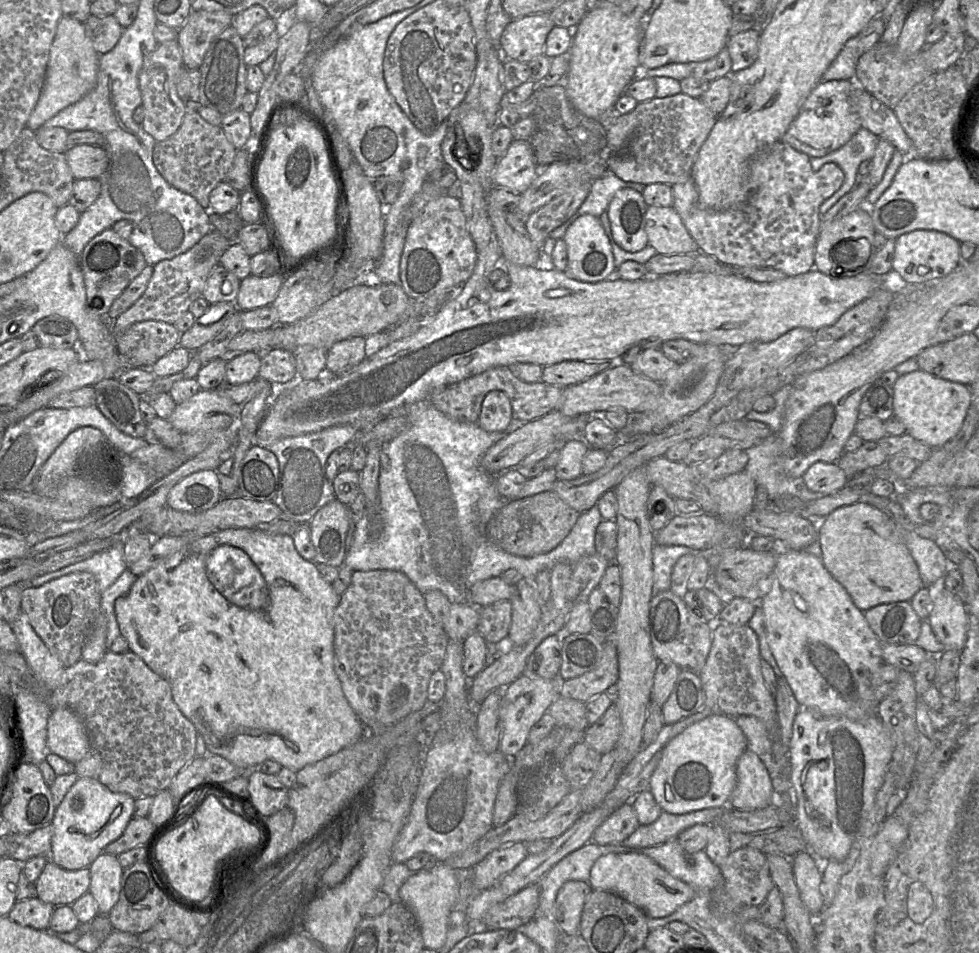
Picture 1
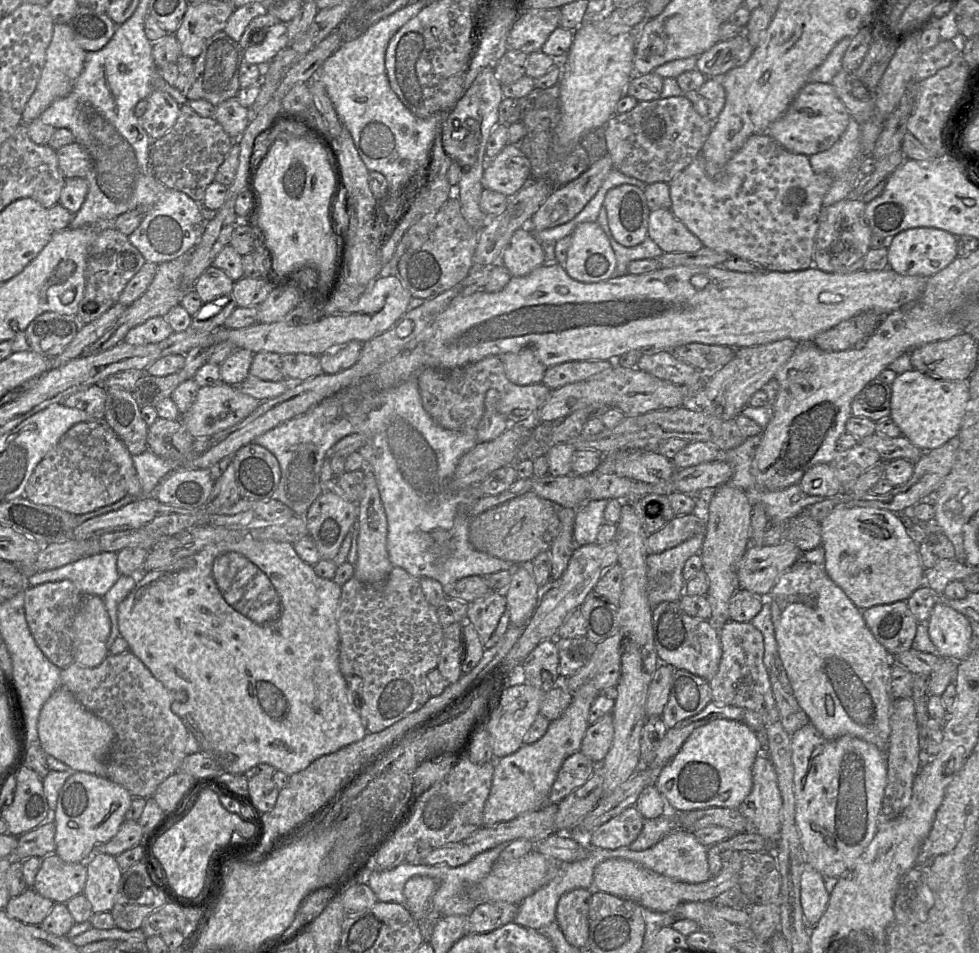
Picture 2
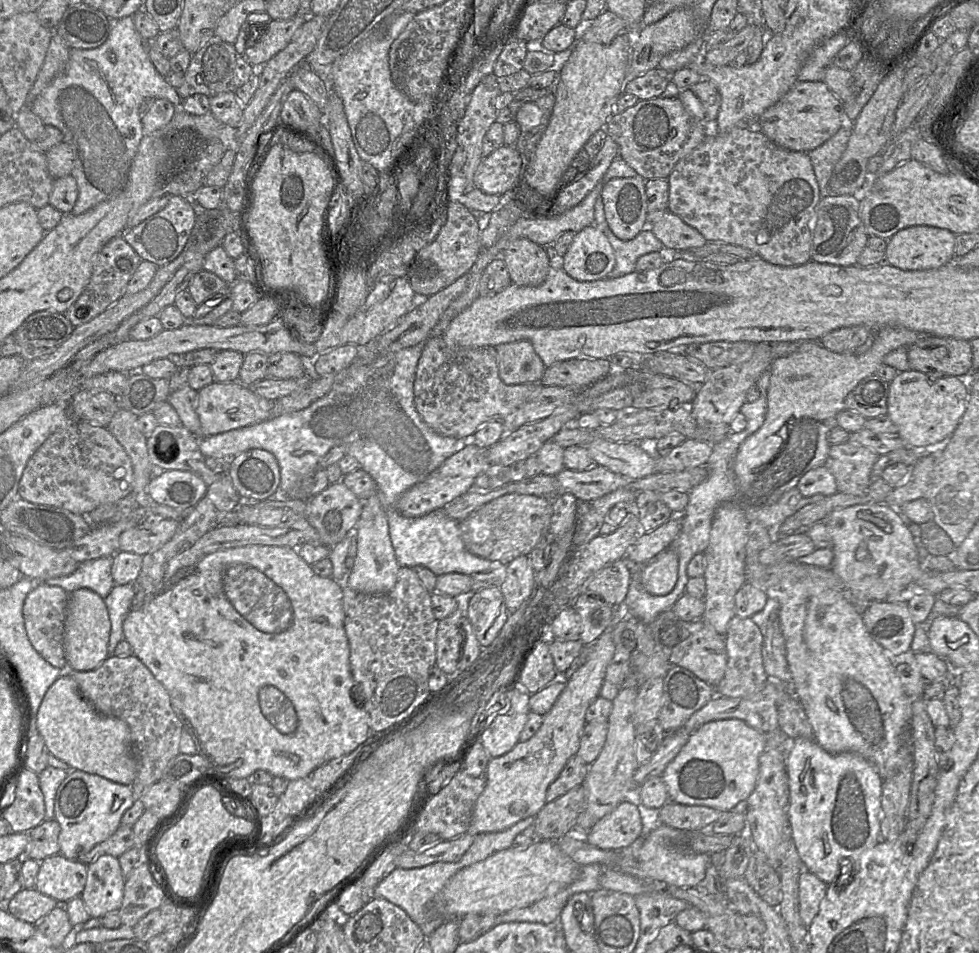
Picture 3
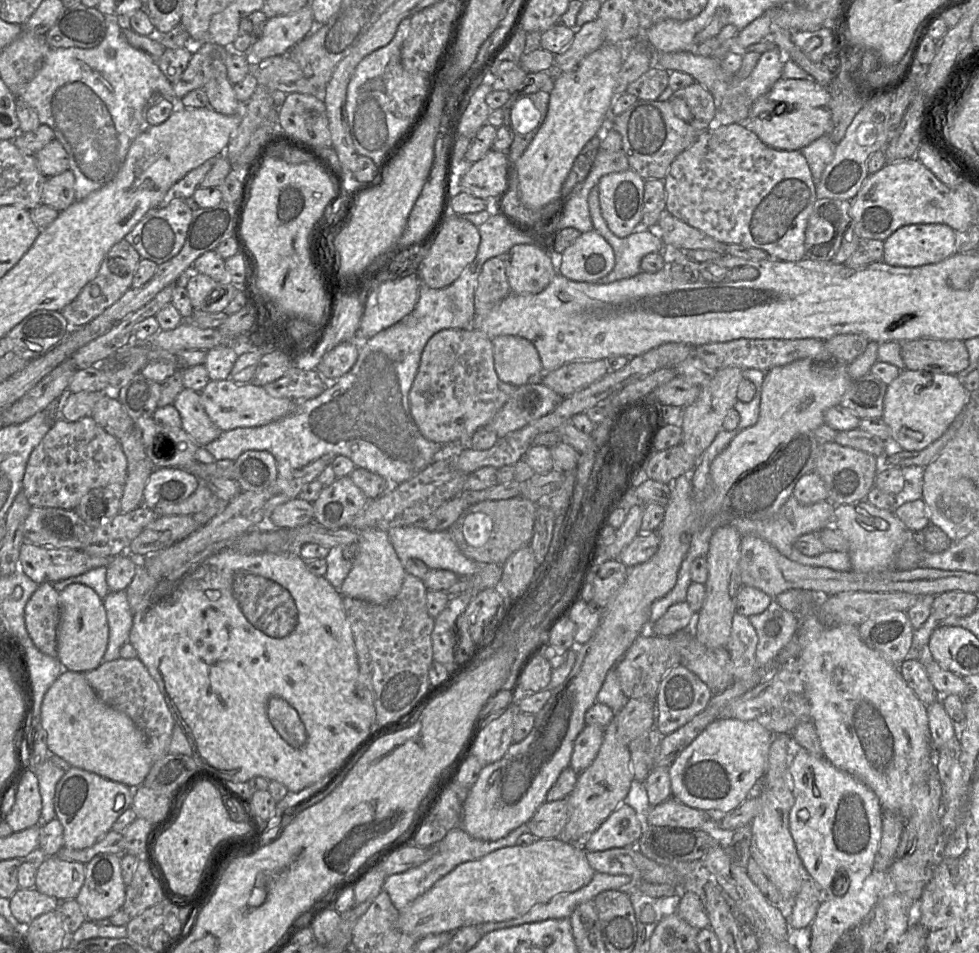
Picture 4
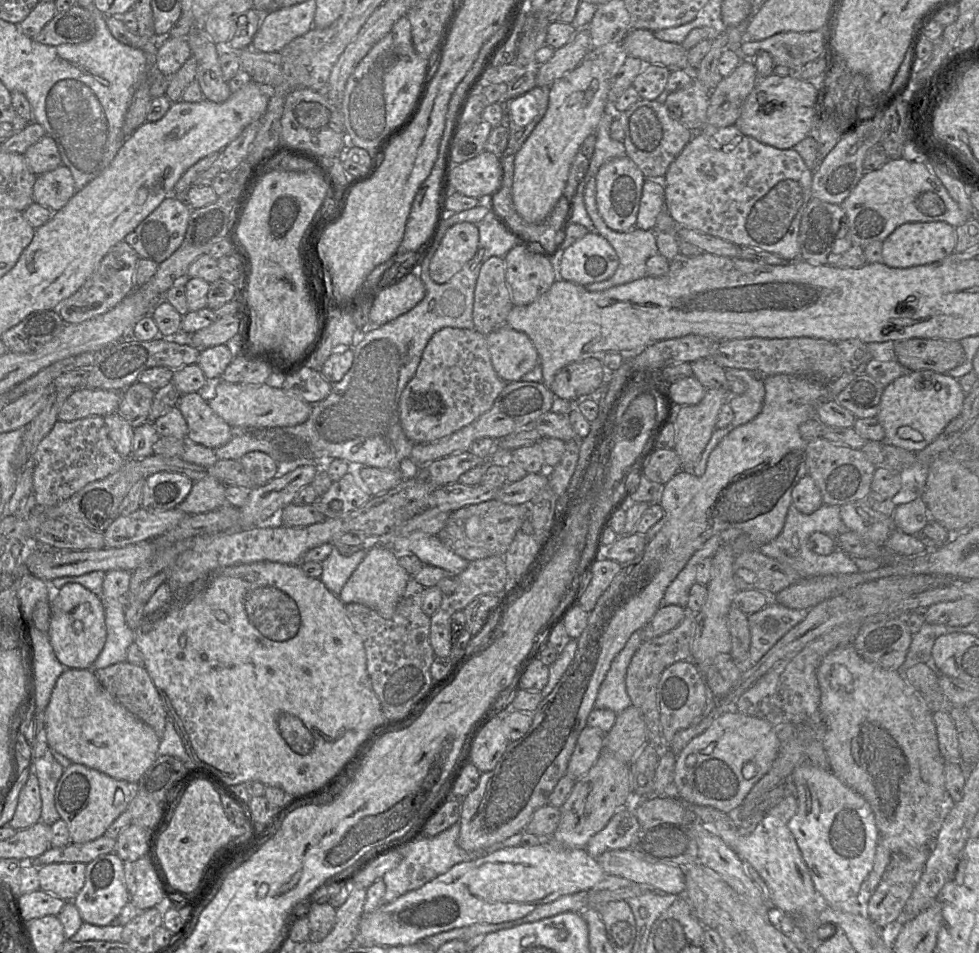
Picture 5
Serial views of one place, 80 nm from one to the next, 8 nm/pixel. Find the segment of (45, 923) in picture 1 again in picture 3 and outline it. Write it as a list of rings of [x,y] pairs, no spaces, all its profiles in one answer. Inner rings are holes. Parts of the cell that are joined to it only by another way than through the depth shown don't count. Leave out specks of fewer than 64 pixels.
[[[23,888],[16,893],[4,907],[15,918],[30,924],[37,924],[54,907],[57,901],[35,888]]]

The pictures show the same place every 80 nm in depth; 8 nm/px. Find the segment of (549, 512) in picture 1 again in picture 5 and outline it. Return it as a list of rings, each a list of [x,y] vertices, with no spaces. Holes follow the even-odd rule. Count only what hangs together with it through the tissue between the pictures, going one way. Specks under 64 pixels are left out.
[[[495,499],[489,500],[450,513],[437,536],[446,547],[470,562],[491,556],[504,556],[527,518],[529,504],[510,505]]]

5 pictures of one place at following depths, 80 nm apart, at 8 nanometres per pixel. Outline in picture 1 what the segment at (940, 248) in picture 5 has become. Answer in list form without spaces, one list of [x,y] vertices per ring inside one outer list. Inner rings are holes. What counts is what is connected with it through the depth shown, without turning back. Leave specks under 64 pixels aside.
[[[914,230],[895,239],[892,270],[907,284],[921,284],[951,273],[961,263],[960,242],[936,230]]]

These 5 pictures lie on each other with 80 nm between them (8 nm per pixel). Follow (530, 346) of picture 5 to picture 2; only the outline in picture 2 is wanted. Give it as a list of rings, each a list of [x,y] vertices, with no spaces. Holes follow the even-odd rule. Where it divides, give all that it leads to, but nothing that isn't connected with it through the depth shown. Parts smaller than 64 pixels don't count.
[[[531,348],[499,356],[503,362],[506,377],[514,384],[529,385],[541,383],[547,369],[535,356]]]

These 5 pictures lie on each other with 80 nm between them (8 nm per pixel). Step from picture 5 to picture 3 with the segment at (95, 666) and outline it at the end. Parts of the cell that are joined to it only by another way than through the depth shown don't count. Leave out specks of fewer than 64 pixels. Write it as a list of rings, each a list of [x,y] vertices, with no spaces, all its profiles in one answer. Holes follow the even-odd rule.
[[[132,583],[115,585],[104,599],[111,622],[108,657],[114,655],[118,643],[124,640],[123,622],[130,611],[135,596]]]

